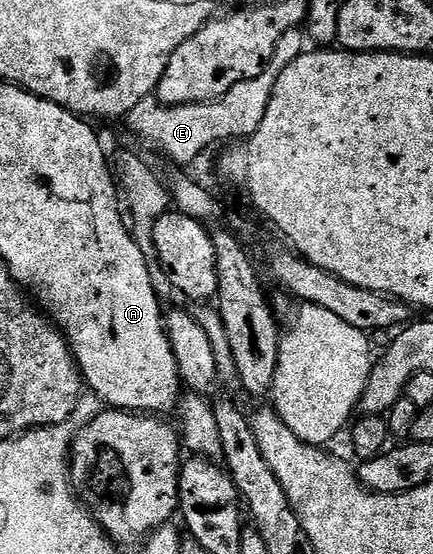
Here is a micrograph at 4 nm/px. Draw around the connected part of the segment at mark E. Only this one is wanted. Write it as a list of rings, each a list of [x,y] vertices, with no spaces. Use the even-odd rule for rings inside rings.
[[[299,28],[289,30],[285,34],[281,34],[281,42],[277,42],[277,46],[273,50],[273,58],[267,63],[265,70],[261,70],[261,74],[257,74],[257,78],[237,82],[237,86],[233,86],[221,98],[211,100],[208,104],[182,104],[176,108],[170,108],[168,104],[160,104],[154,95],[146,96],[144,100],[137,102],[137,106],[133,106],[133,110],[125,118],[125,124],[133,135],[148,140],[155,148],[160,148],[175,163],[172,165],[187,166],[183,164],[193,163],[210,144],[252,136],[257,130],[257,126],[261,126],[261,118],[265,118],[265,110],[269,106],[269,98],[273,94],[273,86],[277,82],[281,70],[285,70],[285,66],[289,66],[298,56],[303,55],[304,51],[304,33]]]

